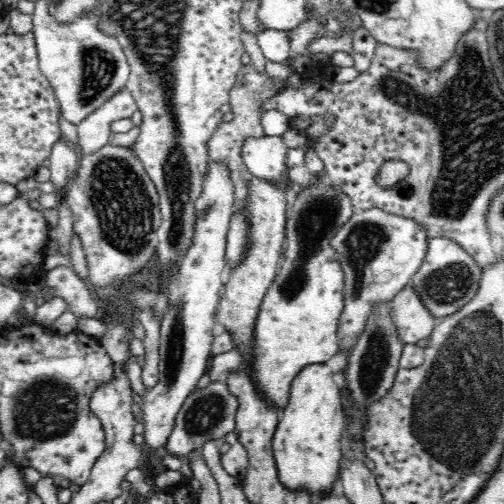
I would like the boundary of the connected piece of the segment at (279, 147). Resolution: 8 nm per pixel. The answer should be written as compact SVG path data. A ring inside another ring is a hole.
M248 136L244 138L242 142L242 162L246 165L246 168L254 175L264 181L270 183L280 183L284 178L289 180L290 169L284 162L284 154L286 154L286 146L280 136Z

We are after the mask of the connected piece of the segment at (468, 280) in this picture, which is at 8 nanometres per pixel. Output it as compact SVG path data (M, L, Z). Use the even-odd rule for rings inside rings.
M438 236L429 240L424 262L413 274L411 284L417 288L422 302L434 317L448 317L458 313L477 293L483 267L470 256L453 238Z

